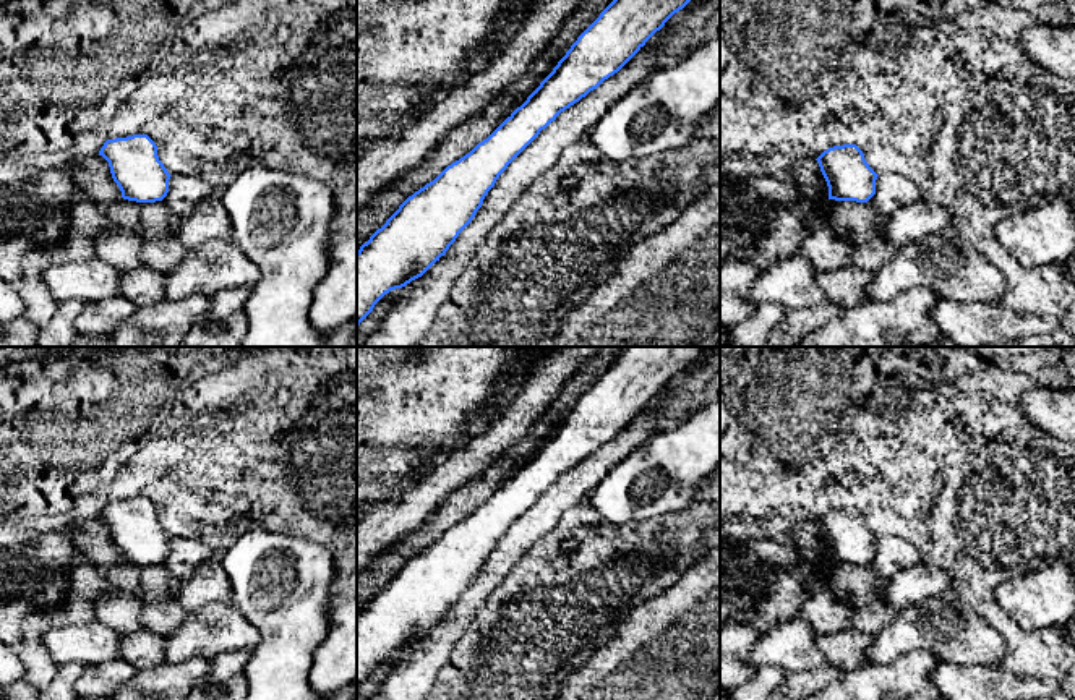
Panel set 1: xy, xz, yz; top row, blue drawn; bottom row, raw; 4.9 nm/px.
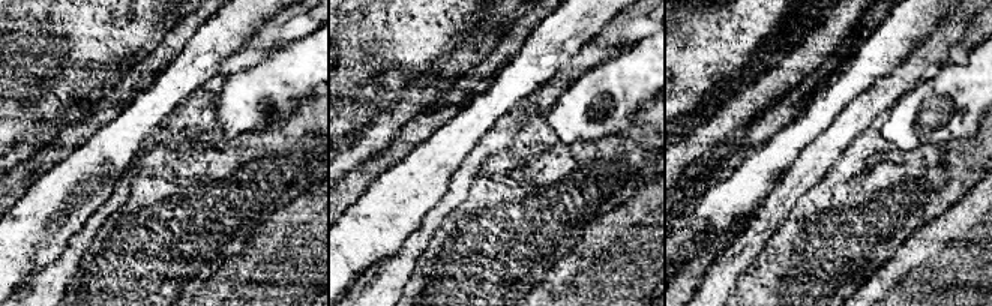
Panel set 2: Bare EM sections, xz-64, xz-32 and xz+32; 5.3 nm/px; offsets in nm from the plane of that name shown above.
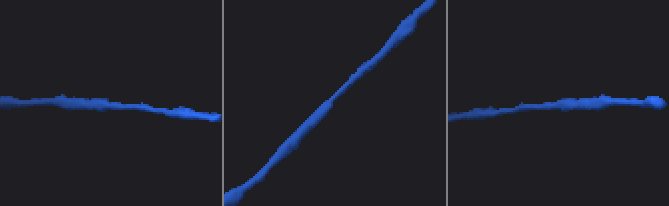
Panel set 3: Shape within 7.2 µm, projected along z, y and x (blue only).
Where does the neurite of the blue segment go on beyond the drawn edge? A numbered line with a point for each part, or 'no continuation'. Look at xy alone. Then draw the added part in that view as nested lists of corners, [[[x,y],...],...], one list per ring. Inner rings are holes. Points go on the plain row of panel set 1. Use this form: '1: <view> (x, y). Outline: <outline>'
no continuation

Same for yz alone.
no continuation

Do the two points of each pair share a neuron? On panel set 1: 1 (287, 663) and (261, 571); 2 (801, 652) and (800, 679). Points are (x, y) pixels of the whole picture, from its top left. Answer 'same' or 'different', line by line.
1: same
2: different

